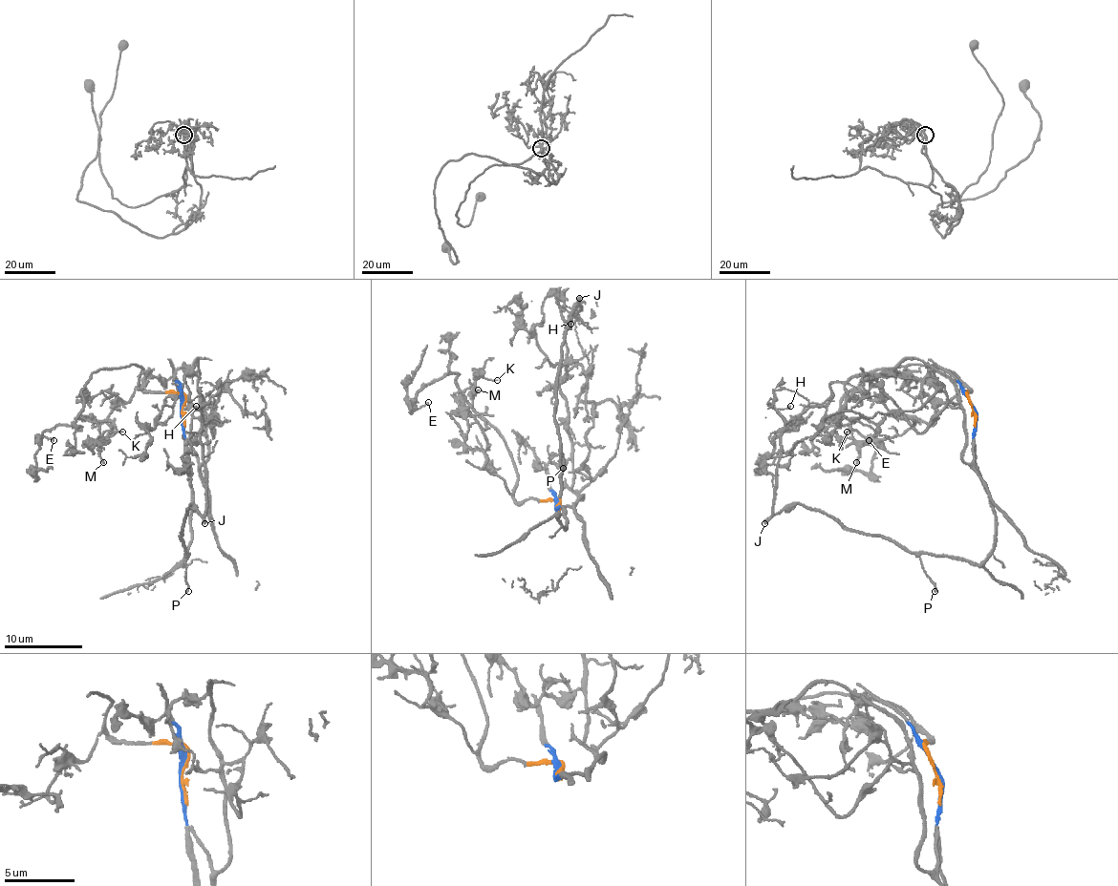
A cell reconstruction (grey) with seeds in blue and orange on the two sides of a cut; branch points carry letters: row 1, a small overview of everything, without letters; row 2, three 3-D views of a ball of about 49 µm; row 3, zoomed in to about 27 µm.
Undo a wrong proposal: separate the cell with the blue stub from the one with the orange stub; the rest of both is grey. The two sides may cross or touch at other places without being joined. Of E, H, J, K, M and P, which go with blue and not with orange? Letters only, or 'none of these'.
H, J, P

